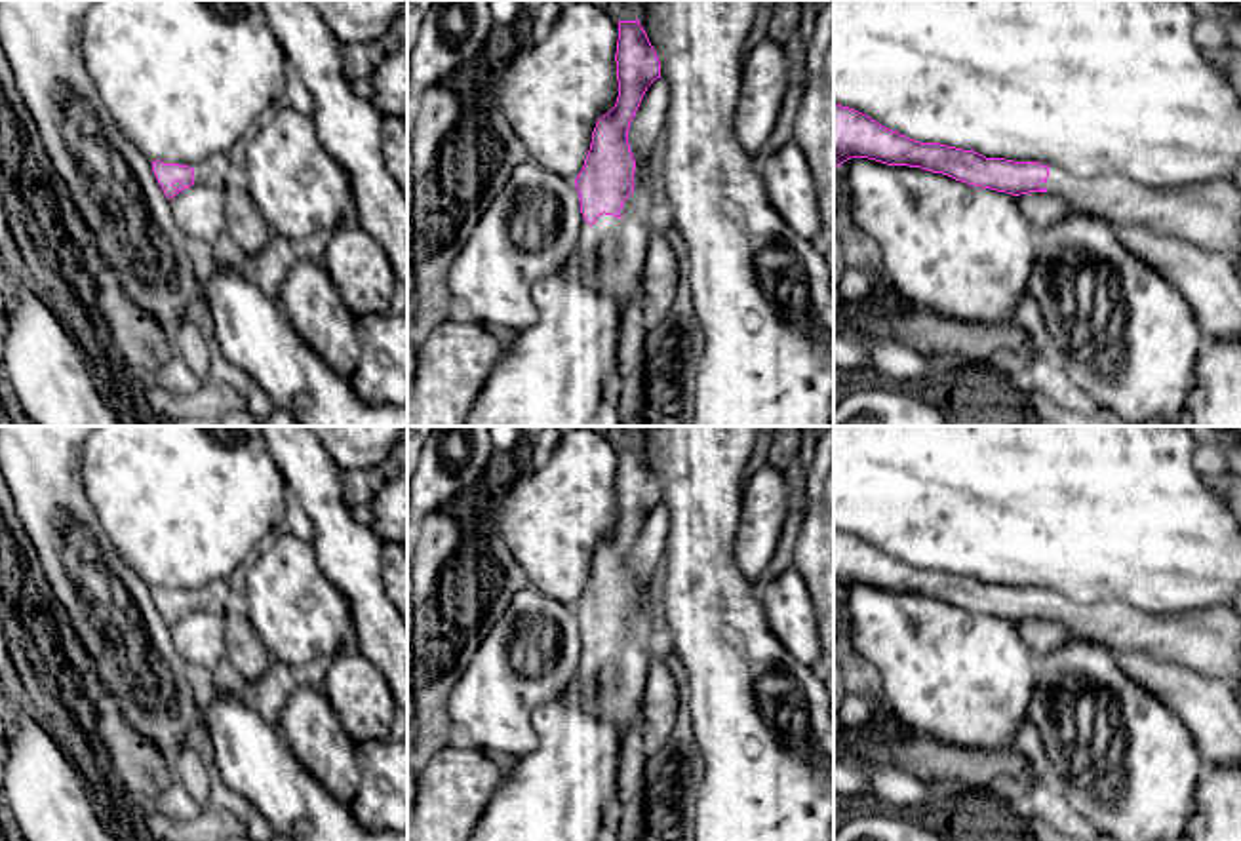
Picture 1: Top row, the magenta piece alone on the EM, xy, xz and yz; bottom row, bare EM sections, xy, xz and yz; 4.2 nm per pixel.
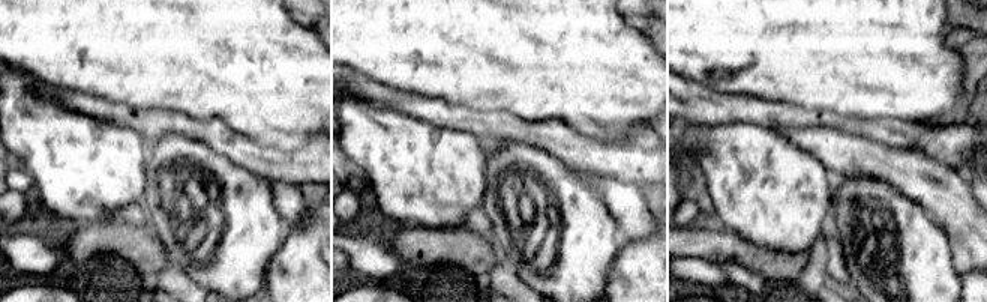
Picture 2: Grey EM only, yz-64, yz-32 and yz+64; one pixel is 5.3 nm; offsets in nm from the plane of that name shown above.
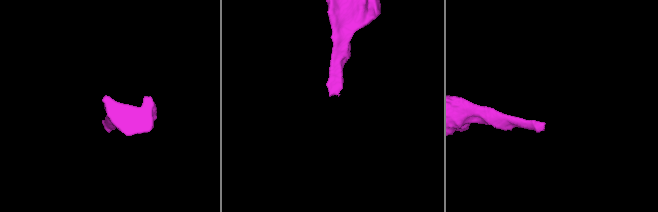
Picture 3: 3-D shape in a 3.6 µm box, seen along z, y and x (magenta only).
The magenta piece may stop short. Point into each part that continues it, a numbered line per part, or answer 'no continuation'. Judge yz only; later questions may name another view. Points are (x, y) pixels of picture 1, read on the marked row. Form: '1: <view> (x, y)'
1: yz (1207, 214)

